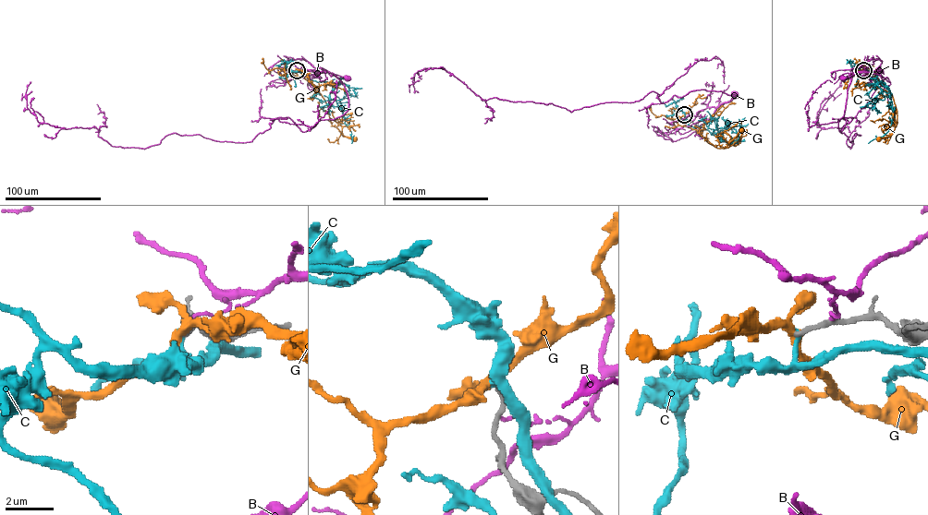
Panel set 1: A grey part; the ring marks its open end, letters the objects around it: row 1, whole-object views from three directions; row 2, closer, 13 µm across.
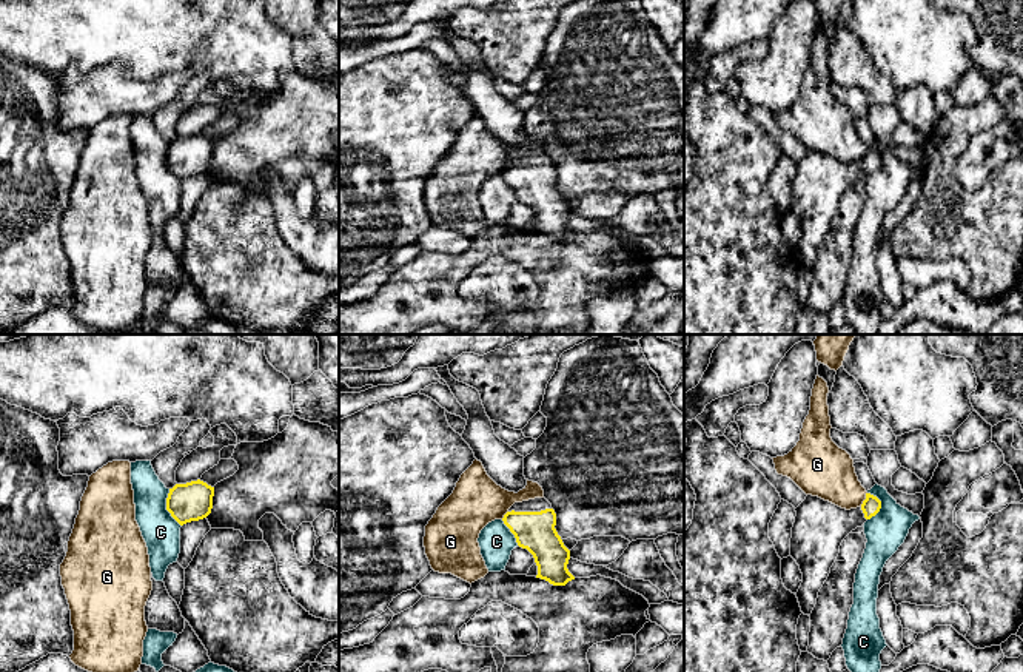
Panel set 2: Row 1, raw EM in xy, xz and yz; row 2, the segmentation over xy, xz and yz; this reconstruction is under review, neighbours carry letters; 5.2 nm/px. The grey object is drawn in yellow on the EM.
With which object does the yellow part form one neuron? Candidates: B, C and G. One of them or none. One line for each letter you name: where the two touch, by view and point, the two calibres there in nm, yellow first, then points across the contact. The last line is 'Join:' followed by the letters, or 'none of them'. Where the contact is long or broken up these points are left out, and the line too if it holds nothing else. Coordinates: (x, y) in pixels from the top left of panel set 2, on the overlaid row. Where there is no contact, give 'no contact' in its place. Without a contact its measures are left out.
Join: none of them

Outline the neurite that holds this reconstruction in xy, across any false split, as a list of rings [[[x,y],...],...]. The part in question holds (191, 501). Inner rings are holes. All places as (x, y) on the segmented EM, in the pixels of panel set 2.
[[[197,479],[169,489],[166,510],[180,524],[206,518],[213,509],[214,487]]]

